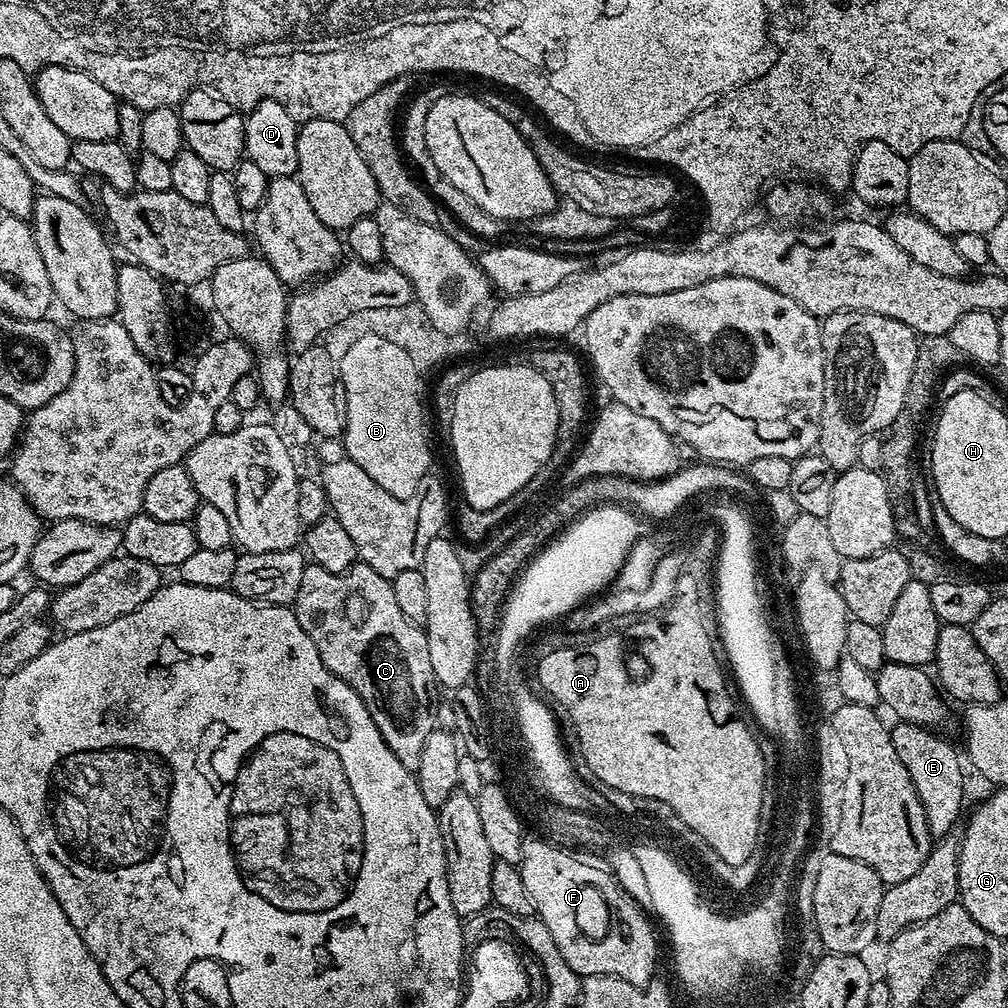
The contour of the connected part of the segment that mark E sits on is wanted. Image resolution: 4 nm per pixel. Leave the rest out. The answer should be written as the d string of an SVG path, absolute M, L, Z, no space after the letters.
M896 722L891 725L892 741L898 759L906 766L910 774L910 782L918 794L918 802L922 804L925 820L928 823L928 834L933 838L944 838L960 816L964 808L964 768L960 765L960 756L956 748L944 736L939 736L939 731L931 728L924 728L920 724L906 724Z

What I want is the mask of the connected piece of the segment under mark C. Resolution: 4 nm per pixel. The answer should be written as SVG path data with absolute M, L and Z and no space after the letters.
M363 562L353 564L346 572L322 570L322 566L309 563L302 574L302 584L298 586L298 594L294 601L294 611L298 618L298 626L302 626L302 630L306 630L310 642L314 642L314 646L318 650L324 665L338 678L342 678L342 682L349 684L358 694L358 698L362 698L366 710L370 710L370 718L374 718L374 726L378 726L386 746L390 746L390 750L398 758L398 762L402 762L402 766L406 766L409 770L415 770L418 766L418 761L422 758L422 746L426 746L426 738L430 738L430 734L434 731L434 699L432 700L431 694L428 693L428 687L433 687L434 677L432 675L432 667L430 666L428 633L421 625L410 622L406 618L406 614L402 614L402 609L398 607L398 601L394 599L391 579L378 574L370 565Z

